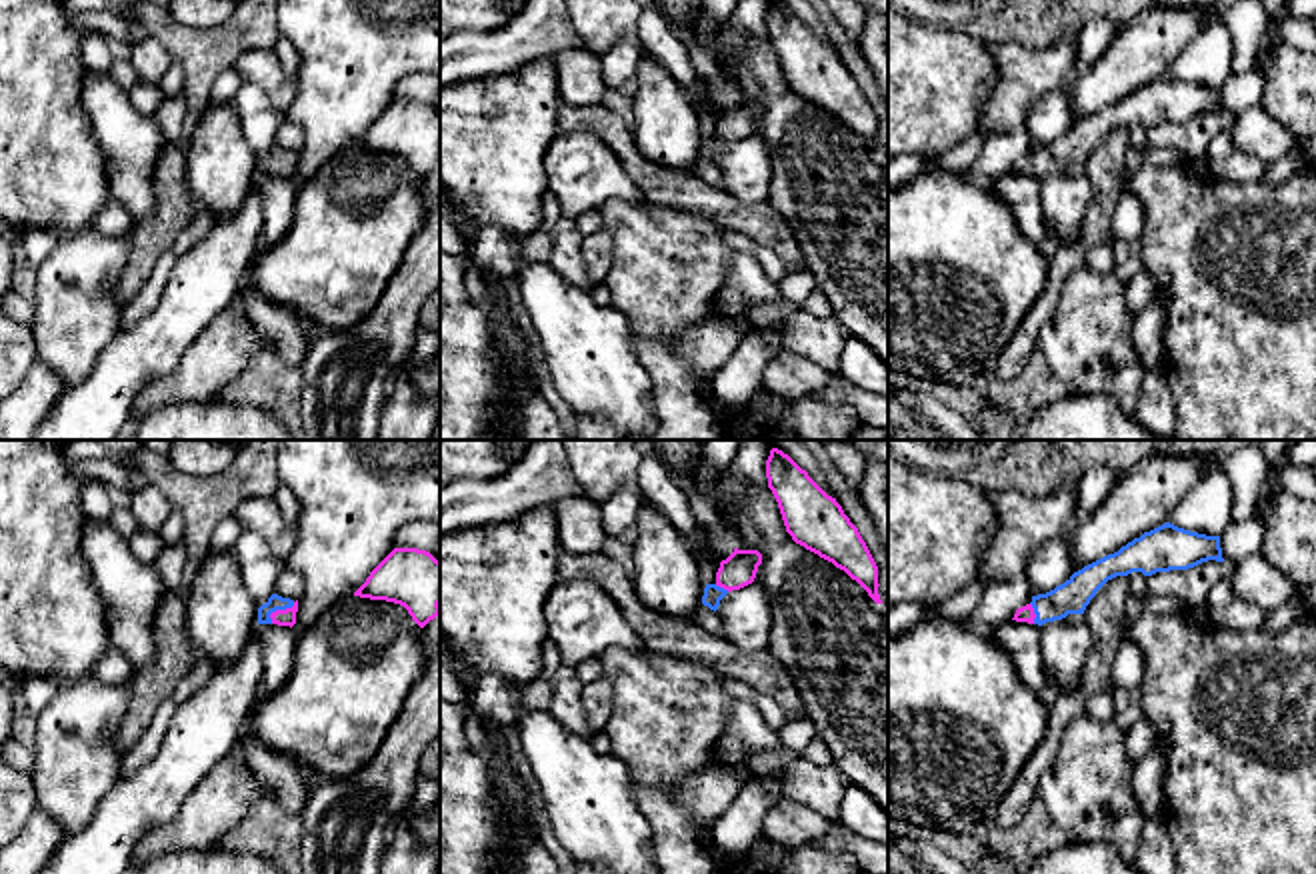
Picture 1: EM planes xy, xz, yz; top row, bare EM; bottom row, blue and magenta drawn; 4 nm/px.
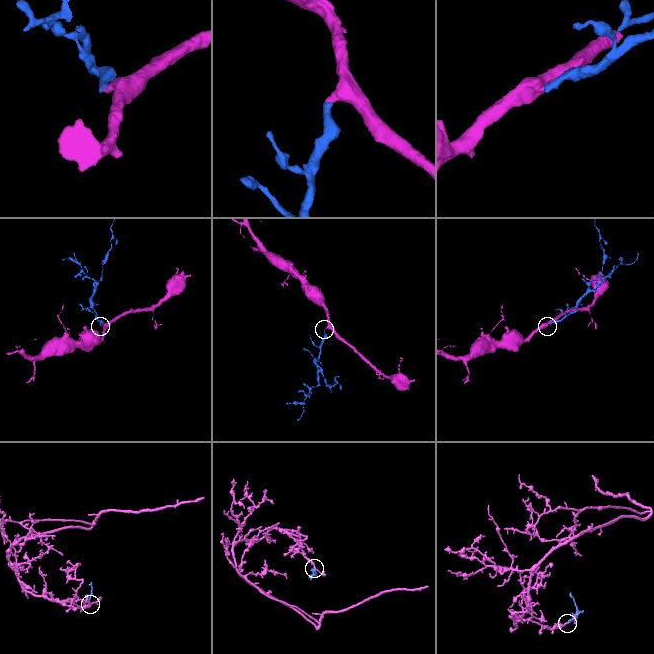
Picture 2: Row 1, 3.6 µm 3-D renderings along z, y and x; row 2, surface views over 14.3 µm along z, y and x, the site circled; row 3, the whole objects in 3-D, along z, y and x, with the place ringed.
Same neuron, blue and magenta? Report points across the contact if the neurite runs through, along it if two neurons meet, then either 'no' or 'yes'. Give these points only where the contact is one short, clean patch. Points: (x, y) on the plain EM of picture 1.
way xy (274, 154), (278, 160), (286, 168); yes

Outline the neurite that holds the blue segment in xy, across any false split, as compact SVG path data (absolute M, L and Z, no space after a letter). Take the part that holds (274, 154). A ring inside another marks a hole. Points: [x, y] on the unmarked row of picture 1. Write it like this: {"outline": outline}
{"outline": "M272 146L266 156L258 160L258 176L294 178L298 164L298 152Z"}

